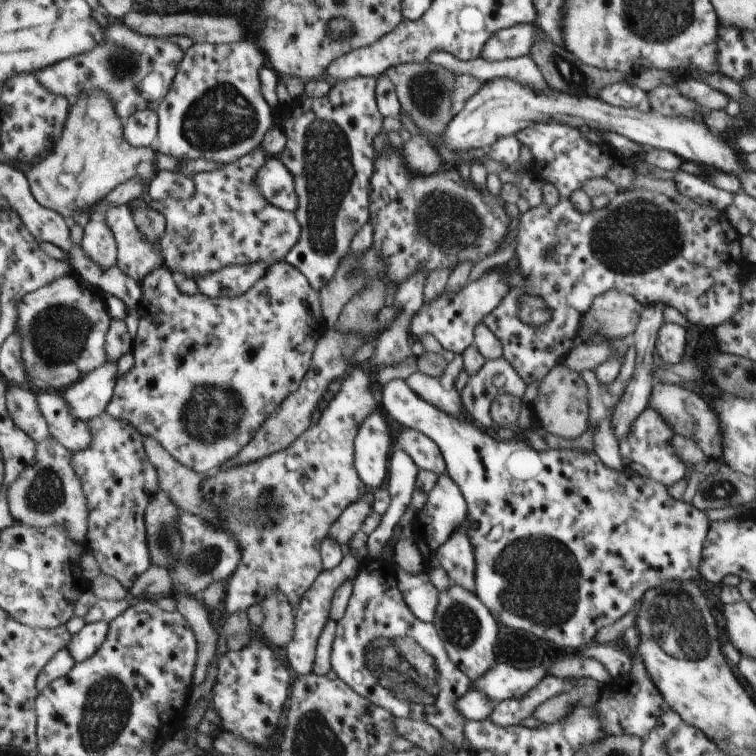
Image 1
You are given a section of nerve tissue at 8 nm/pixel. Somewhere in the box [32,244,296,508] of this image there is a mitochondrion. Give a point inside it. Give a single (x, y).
(211, 413)

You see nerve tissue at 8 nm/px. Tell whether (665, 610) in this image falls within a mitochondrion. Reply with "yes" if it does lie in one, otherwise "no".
yes

